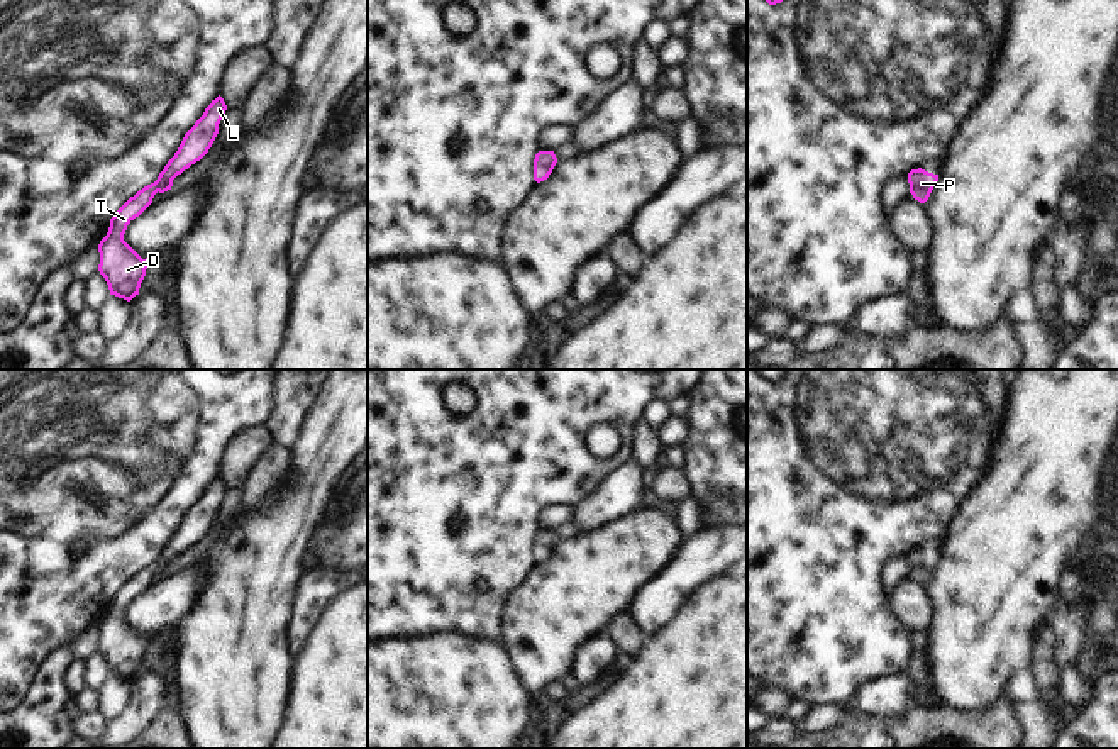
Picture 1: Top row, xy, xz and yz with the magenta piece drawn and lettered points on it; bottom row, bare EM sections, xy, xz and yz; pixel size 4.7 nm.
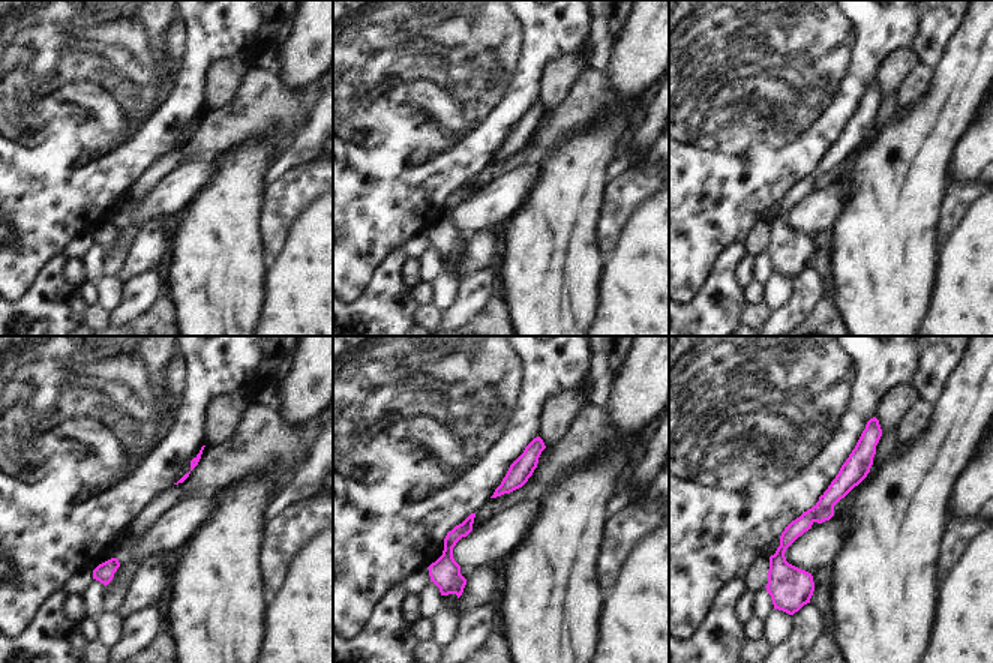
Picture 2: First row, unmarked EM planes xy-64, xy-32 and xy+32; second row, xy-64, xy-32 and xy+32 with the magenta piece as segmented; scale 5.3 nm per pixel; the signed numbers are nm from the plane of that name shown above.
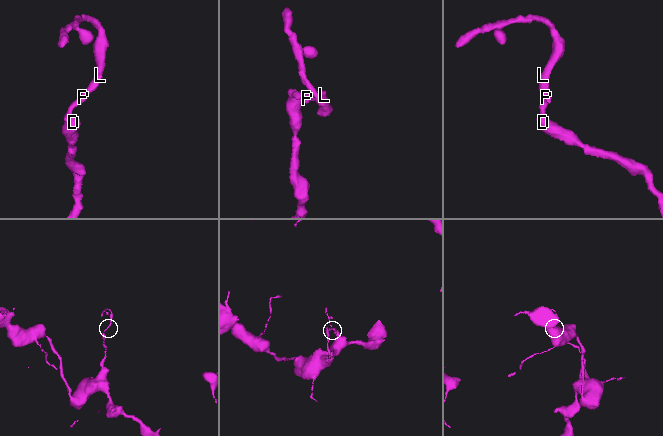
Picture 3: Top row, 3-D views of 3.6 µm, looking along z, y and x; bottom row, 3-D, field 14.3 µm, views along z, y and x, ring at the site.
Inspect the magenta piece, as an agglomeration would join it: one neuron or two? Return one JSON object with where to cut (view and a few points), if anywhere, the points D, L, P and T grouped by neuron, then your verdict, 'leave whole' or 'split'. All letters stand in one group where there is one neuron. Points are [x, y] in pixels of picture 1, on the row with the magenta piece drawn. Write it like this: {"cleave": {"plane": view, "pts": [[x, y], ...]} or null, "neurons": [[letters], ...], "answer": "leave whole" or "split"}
{"cleave": null, "neurons": [["D", "L", "P", "T"]], "answer": "leave whole"}

